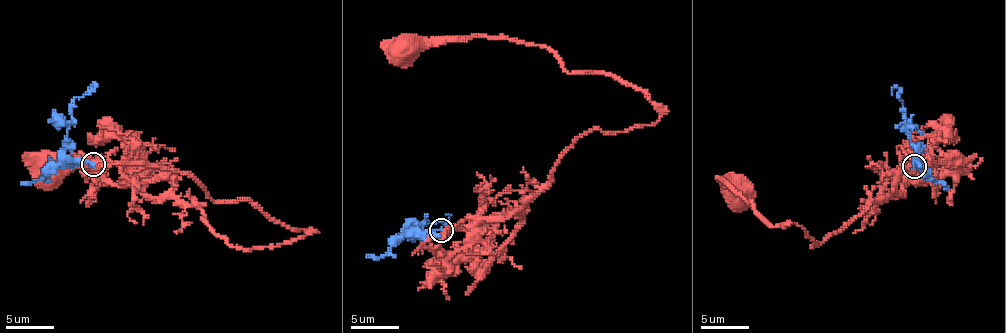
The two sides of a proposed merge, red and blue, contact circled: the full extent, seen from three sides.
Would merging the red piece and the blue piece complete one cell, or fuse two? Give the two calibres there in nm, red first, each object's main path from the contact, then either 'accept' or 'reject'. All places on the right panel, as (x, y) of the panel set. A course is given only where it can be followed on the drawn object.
280 nm thick on the red side, 190 nm on the other; red runs (916, 164), (900, 166), (901, 193), (874, 200), (821, 244), (797, 223), (774, 227), (720, 178), (738, 192); blue runs (913, 166), (917, 164), (920, 150), (910, 140), (896, 87), (892, 95); reject

